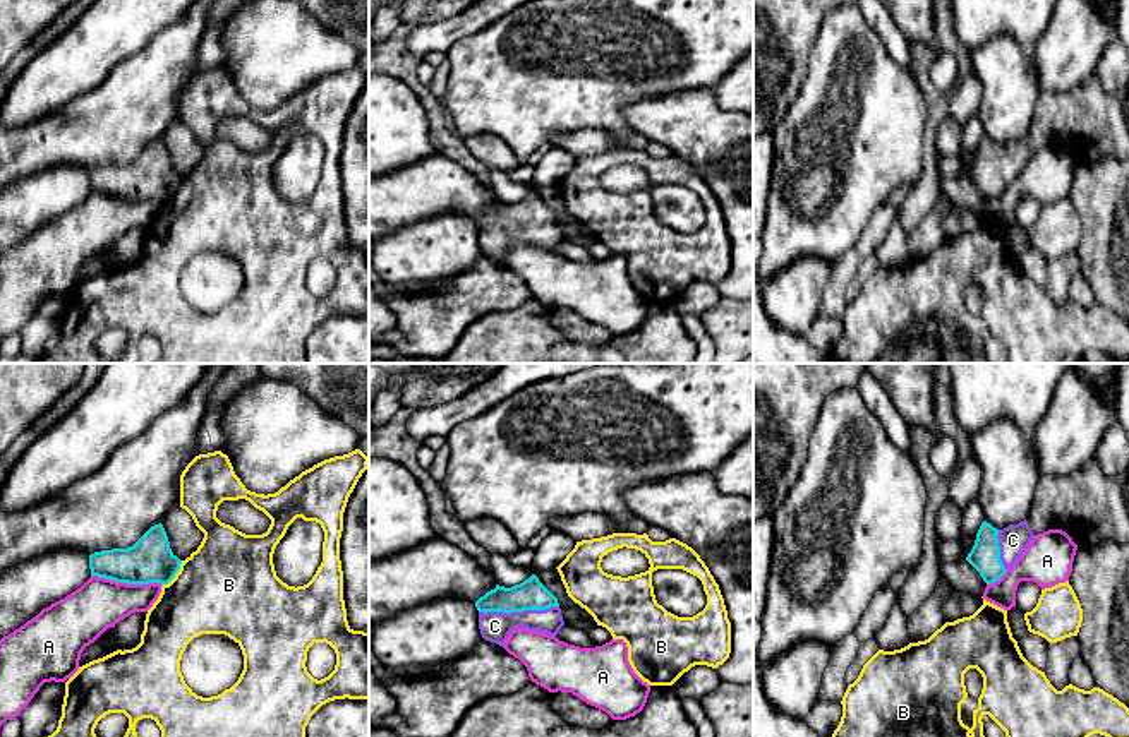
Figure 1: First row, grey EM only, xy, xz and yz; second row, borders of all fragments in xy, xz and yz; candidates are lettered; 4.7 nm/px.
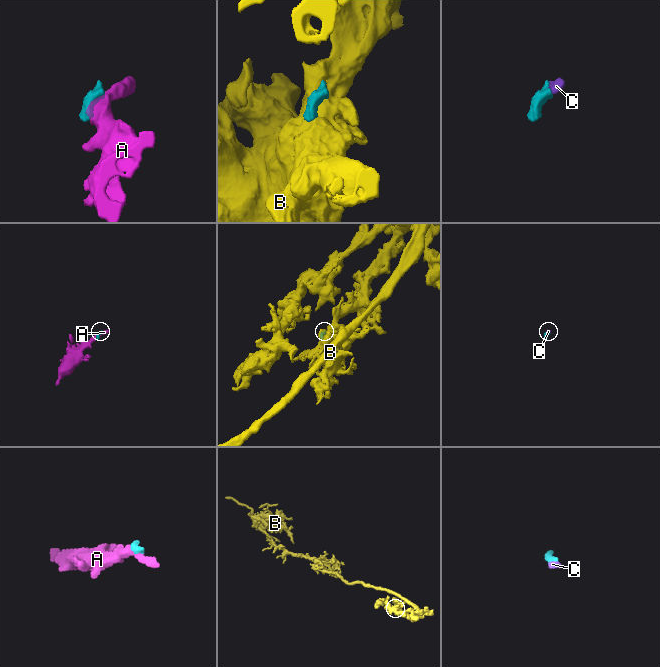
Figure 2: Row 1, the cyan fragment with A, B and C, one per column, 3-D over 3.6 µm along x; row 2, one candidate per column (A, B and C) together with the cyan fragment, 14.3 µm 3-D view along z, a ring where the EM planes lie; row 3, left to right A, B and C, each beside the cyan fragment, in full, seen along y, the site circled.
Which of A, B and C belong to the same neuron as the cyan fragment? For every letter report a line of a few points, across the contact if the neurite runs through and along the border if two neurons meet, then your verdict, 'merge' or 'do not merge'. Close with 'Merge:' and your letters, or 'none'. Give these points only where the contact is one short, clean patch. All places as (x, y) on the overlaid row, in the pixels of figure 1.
A: do not merge
B: do not merge
C: xz (531, 595), (519, 611), (508, 612), (495, 626) | merge
Merge: C

